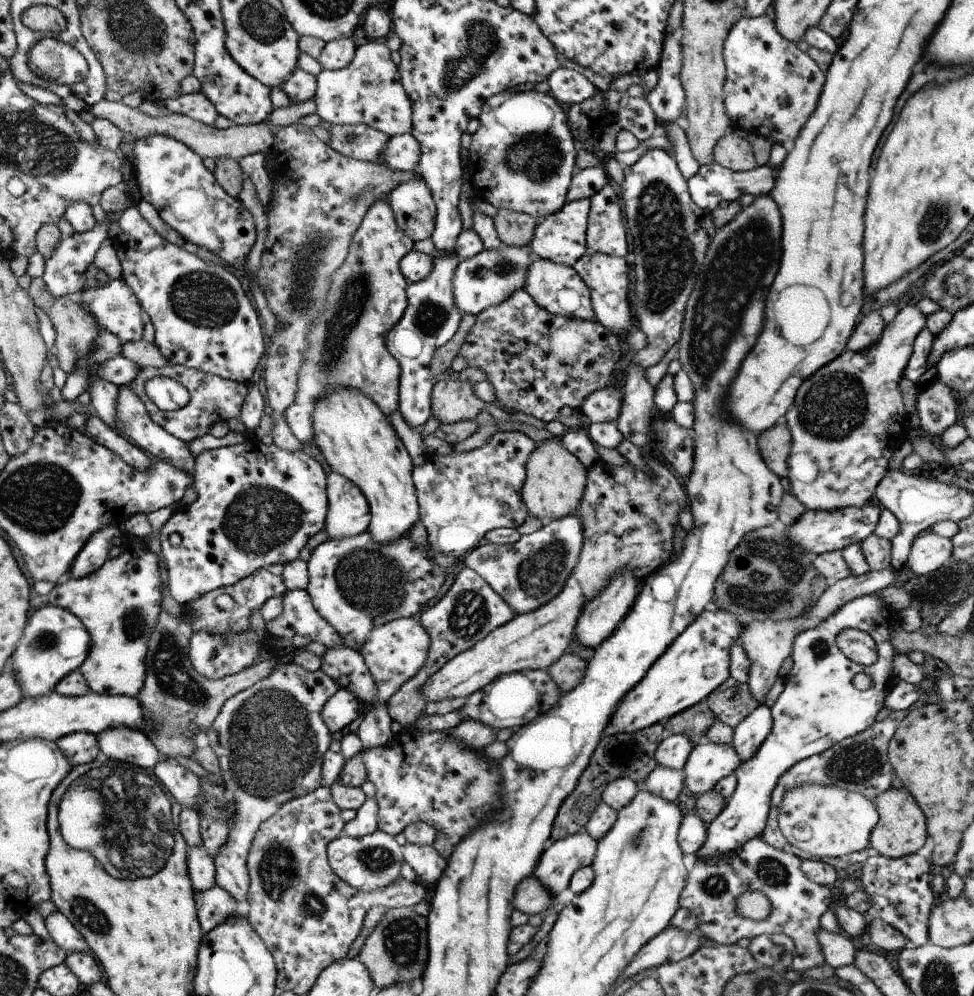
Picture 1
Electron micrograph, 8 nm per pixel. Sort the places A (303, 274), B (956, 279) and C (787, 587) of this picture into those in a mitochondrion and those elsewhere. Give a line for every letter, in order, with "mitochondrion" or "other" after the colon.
A: mitochondrion
B: mitochondrion
C: mitochondrion

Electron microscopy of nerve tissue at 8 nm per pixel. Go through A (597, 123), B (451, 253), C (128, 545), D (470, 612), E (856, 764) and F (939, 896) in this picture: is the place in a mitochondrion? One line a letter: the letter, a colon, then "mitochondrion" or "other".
A: other
B: other
C: other
D: mitochondrion
E: mitochondrion
F: other

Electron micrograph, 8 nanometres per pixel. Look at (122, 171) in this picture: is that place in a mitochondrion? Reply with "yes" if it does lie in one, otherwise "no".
no

